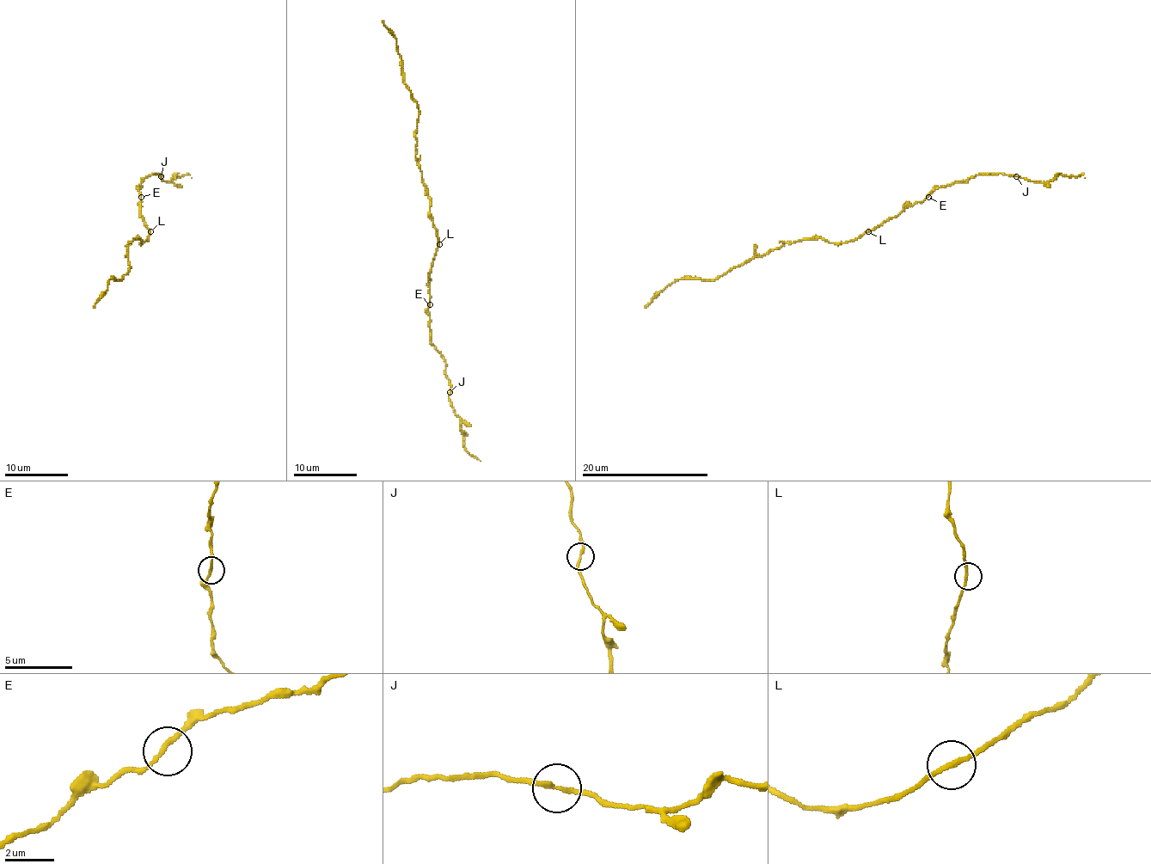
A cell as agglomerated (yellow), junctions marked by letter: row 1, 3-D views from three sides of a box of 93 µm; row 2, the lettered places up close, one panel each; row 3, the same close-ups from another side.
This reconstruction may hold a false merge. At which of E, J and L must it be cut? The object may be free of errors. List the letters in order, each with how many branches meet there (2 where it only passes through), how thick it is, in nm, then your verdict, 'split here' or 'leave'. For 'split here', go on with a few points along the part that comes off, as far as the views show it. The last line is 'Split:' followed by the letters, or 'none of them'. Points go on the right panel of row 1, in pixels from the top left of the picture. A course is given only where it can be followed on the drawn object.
E: 2 branches meet; 180 nm thick; leave
J: 2 branches meet; 180 nm thick; leave
L: 2 branches meet; 190 nm thick; leave
Split: none of them

